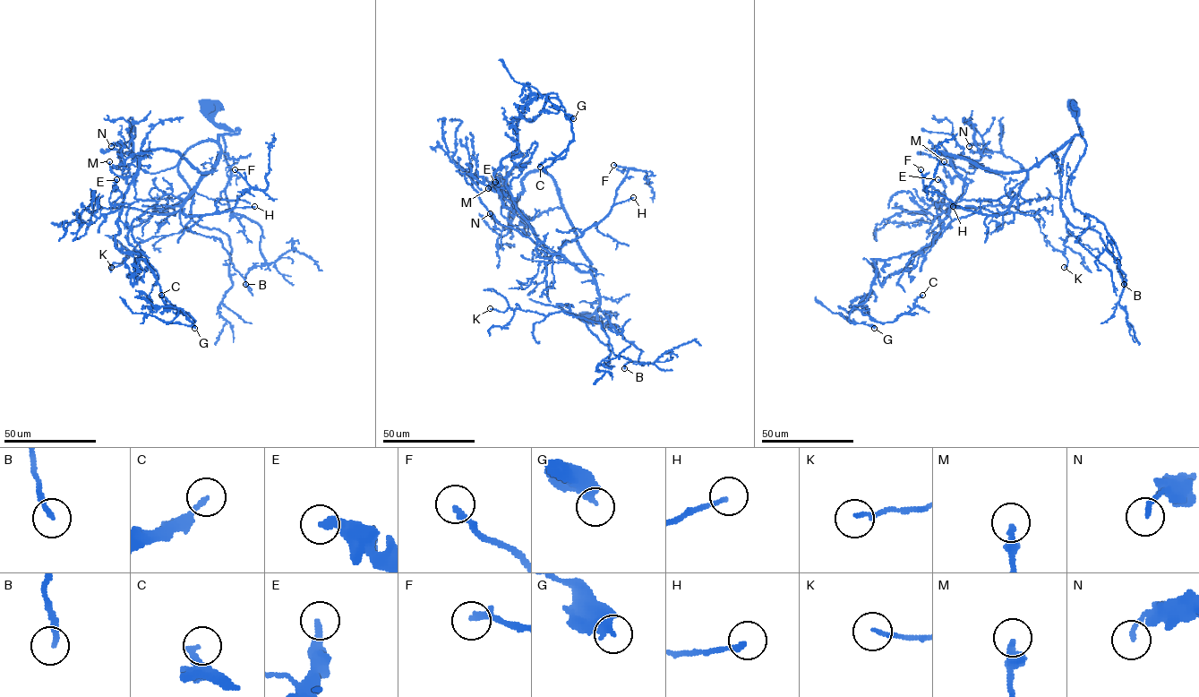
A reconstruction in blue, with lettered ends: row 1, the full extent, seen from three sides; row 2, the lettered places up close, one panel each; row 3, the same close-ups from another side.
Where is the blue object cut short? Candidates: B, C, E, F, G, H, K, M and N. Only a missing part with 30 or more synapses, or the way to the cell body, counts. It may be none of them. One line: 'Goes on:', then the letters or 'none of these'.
Goes on: none of these

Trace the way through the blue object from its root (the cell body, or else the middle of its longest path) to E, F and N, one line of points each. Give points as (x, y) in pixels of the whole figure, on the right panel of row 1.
E: (1074, 107), (1083, 133), (1034, 164), (1009, 205), (963, 200), (963, 179), (962, 194), (944, 211), (937, 179)
F: (1074, 107), (1083, 133), (1074, 135), (1034, 164), (1009, 208), (997, 216), (963, 210), (928, 191), (920, 169)
N: (1074, 107), (1083, 133), (1029, 169), (997, 172), (927, 149), (950, 158), (980, 159), (985, 145), (969, 146)

